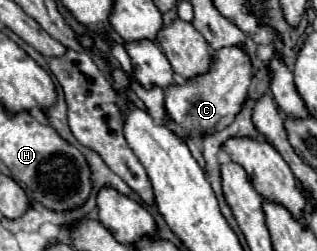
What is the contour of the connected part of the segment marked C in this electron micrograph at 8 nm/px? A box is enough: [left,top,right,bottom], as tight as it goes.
[161,46,253,142]

